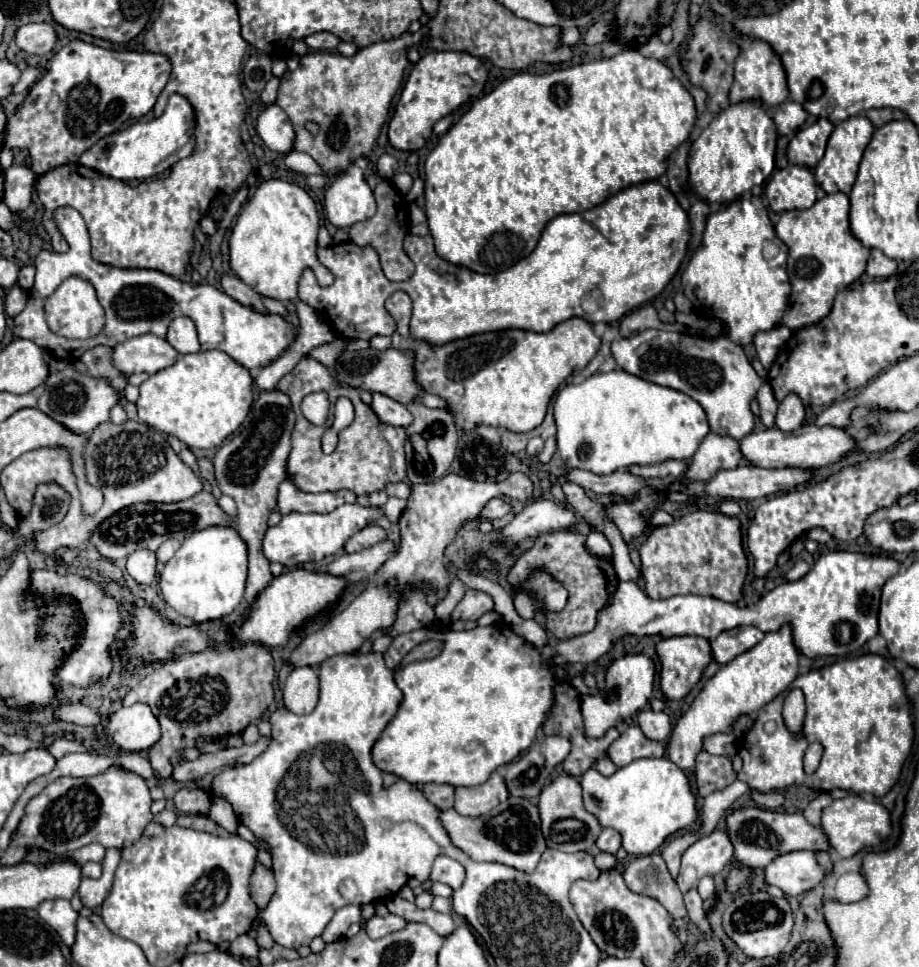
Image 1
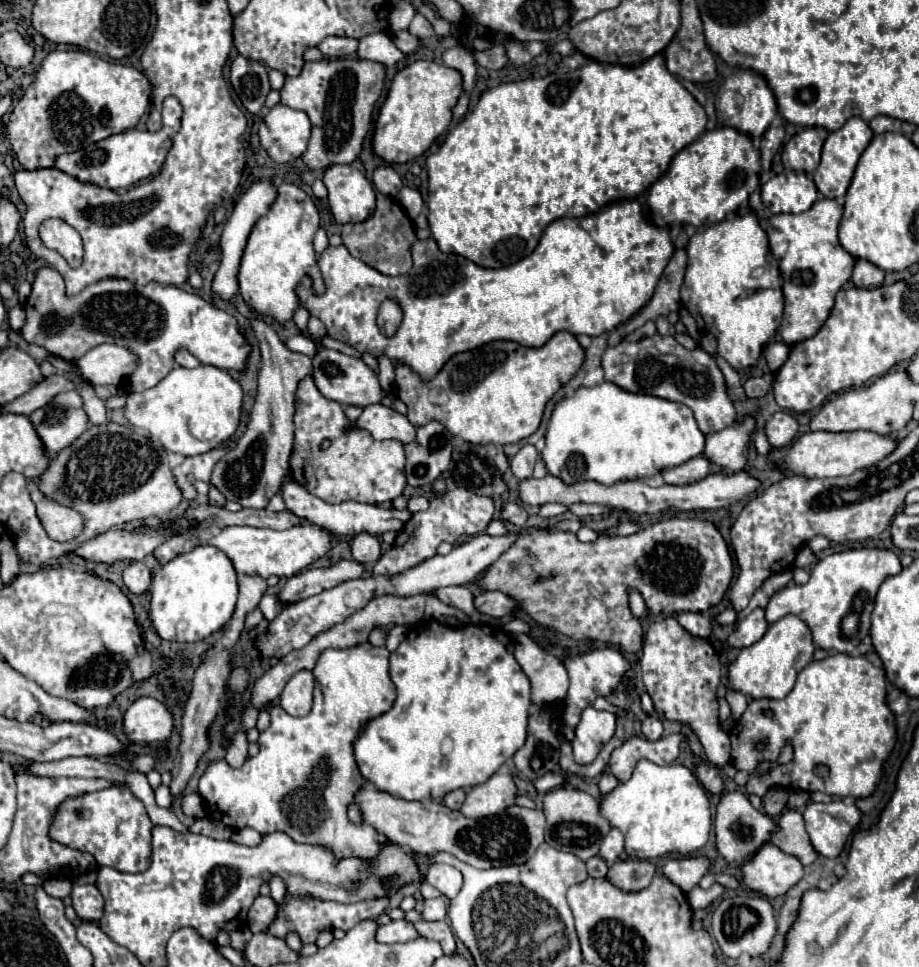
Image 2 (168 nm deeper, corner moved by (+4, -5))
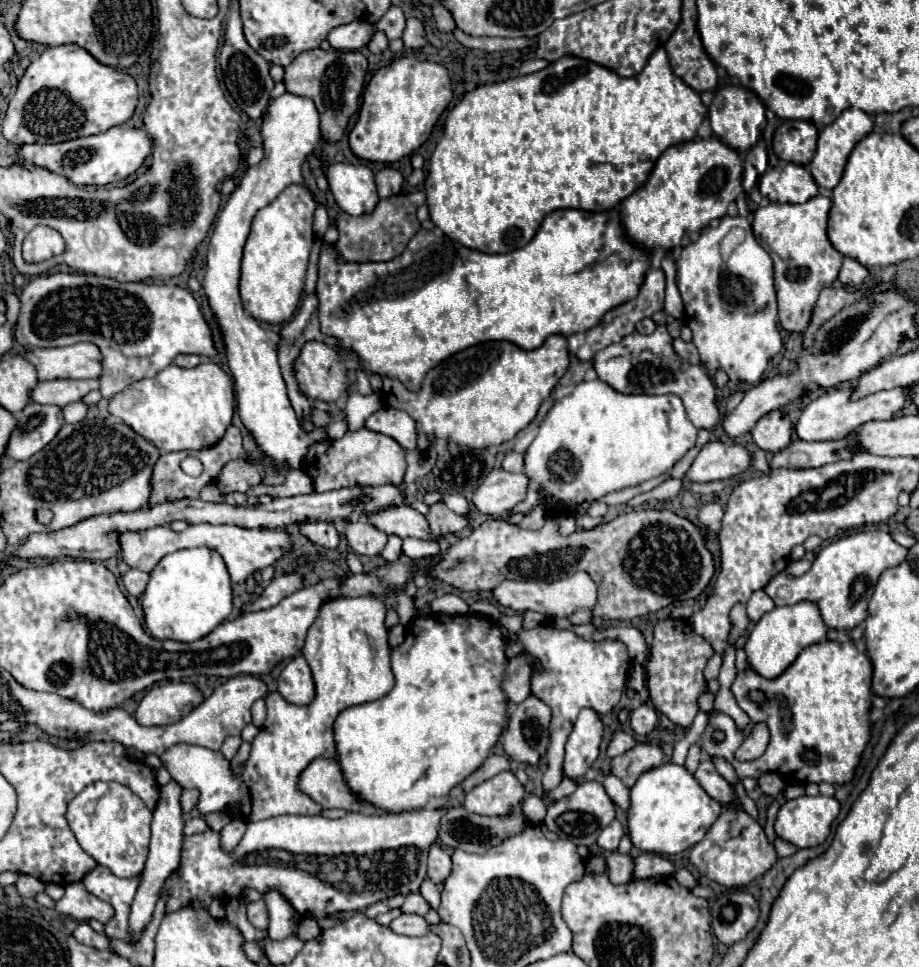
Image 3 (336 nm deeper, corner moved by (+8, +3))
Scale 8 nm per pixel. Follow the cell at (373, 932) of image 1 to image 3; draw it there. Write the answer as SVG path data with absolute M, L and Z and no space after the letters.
M400 914L398 918L394 918L390 922L390 928L396 932L396 934L404 934L404 936L424 936L428 934L428 922L418 916L418 914Z

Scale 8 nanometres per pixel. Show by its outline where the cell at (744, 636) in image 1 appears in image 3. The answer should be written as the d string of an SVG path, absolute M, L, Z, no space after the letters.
M756 590L756 594L752 594L752 598L746 604L746 612L752 622L758 622L772 608L774 608L774 602L772 598L768 598L768 594L764 594L764 590Z

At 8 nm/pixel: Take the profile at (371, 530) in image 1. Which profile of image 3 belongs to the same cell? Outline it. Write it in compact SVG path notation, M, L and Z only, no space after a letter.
M358 520L358 522L350 522L346 526L346 538L350 548L358 554L358 556L376 556L384 550L386 546L386 534L380 532L378 528L374 528L372 524Z

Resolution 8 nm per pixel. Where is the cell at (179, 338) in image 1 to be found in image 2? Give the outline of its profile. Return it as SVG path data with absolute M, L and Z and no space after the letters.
M178 350L176 352L176 364L184 366L184 368L196 368L196 366L200 366L200 362L190 352L186 352L186 350Z

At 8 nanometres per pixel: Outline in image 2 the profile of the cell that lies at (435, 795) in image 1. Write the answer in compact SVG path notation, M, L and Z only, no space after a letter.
M460 788L460 790L454 790L454 792L444 796L444 806L448 806L448 808L460 808L464 804L464 800L466 800L466 790Z

